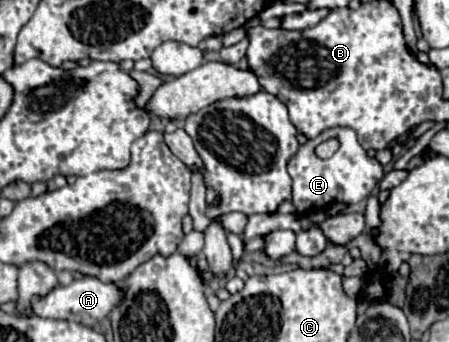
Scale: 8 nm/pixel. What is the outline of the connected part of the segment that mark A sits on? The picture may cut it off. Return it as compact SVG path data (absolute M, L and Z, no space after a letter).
M84 276L68 286L52 288L46 296L32 296L30 310L34 316L52 318L52 320L72 320L84 326L94 326L110 314L110 308L118 304L118 300L122 300L122 292L118 292L116 284L102 284L98 278Z

